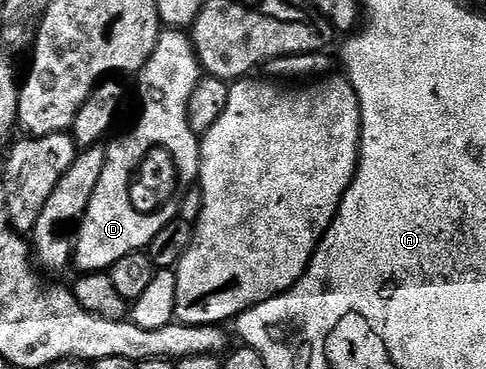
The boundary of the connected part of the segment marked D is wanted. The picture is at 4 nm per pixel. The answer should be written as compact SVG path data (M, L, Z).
M171 28L161 29L158 40L154 44L154 52L146 60L146 64L138 71L140 78L140 119L132 126L129 134L124 134L121 138L113 140L112 144L107 145L107 158L101 179L98 186L90 198L87 213L80 218L74 232L74 266L80 272L108 272L111 271L113 264L126 255L139 253L154 240L154 236L162 228L173 225L176 218L172 210L156 214L155 217L144 218L139 214L133 213L132 205L127 201L125 187L130 168L138 168L145 165L147 156L151 150L161 150L164 154L169 154L170 165L174 167L174 172L184 176L184 178L197 178L200 176L200 138L190 128L188 123L188 101L190 92L199 84L202 77L202 67L200 57L196 55L196 46L191 37L184 30L173 30Z

